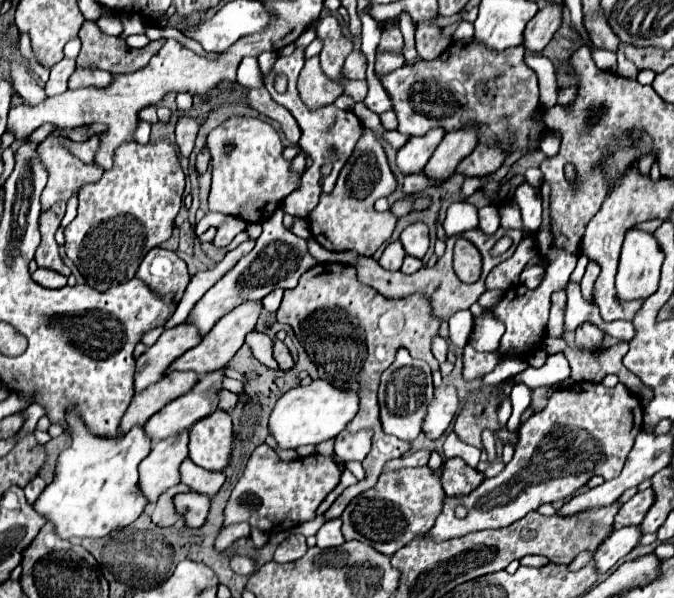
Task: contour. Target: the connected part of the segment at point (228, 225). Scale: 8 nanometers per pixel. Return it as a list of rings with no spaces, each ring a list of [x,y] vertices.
[[[228,217],[224,219],[224,223],[216,229],[216,237],[214,237],[214,245],[216,247],[226,247],[240,231],[246,229],[246,223],[236,219],[236,217]]]

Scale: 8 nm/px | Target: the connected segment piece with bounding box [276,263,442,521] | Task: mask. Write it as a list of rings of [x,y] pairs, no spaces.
[[[342,263],[316,265],[308,273],[304,273],[296,289],[284,291],[284,299],[280,309],[276,311],[276,317],[278,323],[286,323],[292,327],[294,335],[304,345],[312,363],[318,367],[322,379],[340,389],[354,389],[360,393],[360,411],[346,429],[352,433],[360,429],[374,431],[372,451],[362,461],[366,479],[344,489],[344,493],[324,513],[324,519],[330,521],[342,515],[350,499],[376,485],[386,461],[402,457],[412,447],[408,441],[388,437],[382,431],[376,391],[380,375],[392,365],[394,355],[400,347],[408,349],[412,357],[426,361],[432,371],[438,369],[438,361],[430,351],[430,343],[432,337],[438,333],[442,319],[436,319],[432,315],[430,299],[426,295],[414,293],[402,299],[386,299],[368,285],[362,285],[356,273],[344,273]]]

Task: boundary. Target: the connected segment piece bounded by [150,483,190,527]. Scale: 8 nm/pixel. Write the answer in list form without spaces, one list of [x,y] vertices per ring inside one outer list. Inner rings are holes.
[[[178,483],[176,487],[170,487],[168,491],[164,491],[160,495],[160,499],[156,501],[156,505],[150,507],[150,519],[154,525],[158,527],[172,527],[176,523],[182,521],[182,515],[178,515],[178,511],[174,509],[174,495],[176,493],[186,493],[190,491],[184,483]]]

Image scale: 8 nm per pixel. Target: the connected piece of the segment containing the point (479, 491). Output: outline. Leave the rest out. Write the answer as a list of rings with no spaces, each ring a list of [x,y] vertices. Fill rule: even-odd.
[[[588,381],[556,391],[546,409],[532,415],[520,427],[520,441],[512,461],[494,479],[482,481],[464,497],[446,497],[442,515],[424,535],[436,541],[462,537],[472,531],[500,529],[536,511],[542,503],[554,503],[570,497],[594,475],[614,479],[620,475],[634,437],[643,429],[643,408],[638,396],[618,383],[616,389],[592,385]],[[462,503],[468,509],[464,519],[454,517],[454,507]]]

